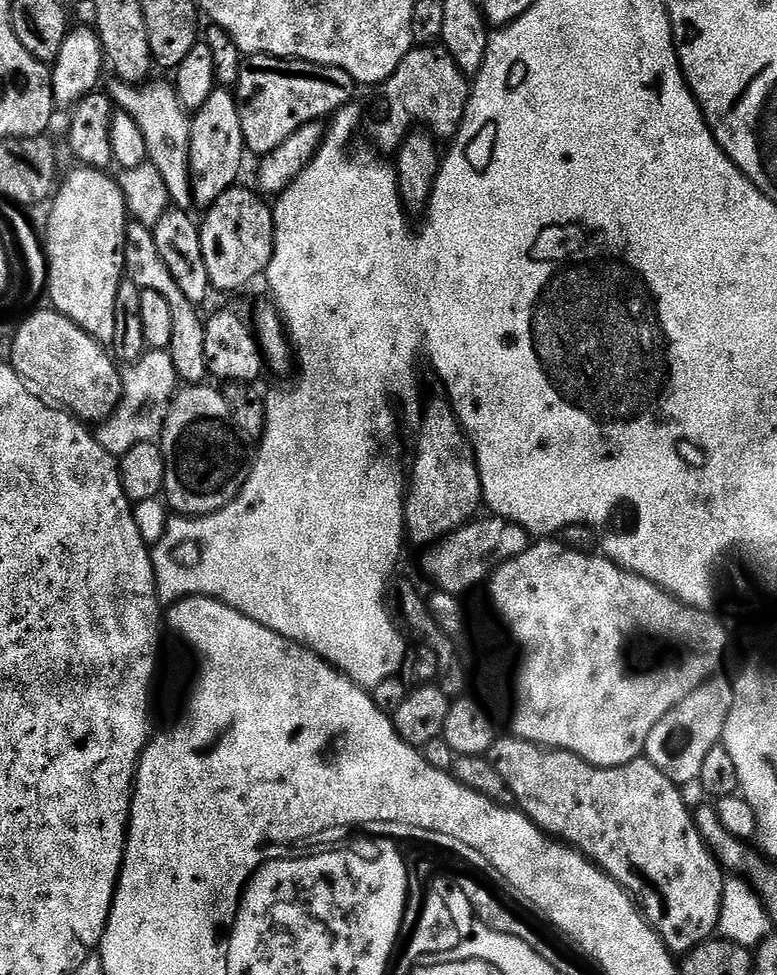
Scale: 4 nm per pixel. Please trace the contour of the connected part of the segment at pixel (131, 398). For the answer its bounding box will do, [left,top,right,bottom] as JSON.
[94,350,178,458]

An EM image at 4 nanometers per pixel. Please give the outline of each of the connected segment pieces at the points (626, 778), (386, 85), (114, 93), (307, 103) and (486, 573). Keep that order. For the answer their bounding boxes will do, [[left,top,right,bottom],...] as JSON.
[[488,734,725,954],[368,46,470,154],[110,82,194,210],[234,56,356,158],[424,514,530,597]]

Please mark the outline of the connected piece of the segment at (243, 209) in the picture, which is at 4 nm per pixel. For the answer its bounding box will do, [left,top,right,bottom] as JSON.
[199,186,278,292]

